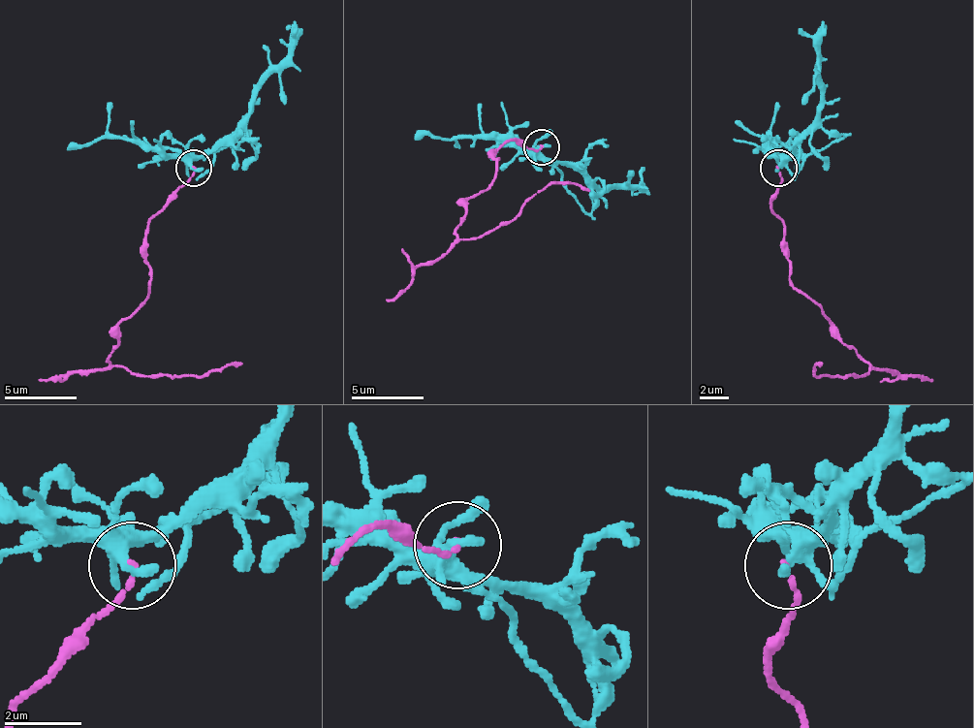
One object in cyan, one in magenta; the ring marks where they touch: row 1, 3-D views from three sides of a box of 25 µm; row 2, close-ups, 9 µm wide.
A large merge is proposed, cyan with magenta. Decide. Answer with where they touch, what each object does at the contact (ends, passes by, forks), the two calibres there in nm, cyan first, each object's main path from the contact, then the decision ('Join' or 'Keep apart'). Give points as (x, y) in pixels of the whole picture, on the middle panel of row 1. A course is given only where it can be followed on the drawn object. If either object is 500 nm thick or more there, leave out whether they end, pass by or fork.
Place: (541, 146). At the ring cyan forks. At the ring magenta ends. Thickness 260 nm (cyan) against 120 nm. Course of cyan: (540, 147), (548, 159), (569, 162), (594, 187), (635, 187), (645, 166). Course of magenta: (540, 147), (508, 141), (497, 151), (497, 176), (468, 202), (456, 235), (493, 231), (551, 184), (591, 191). Keep apart

